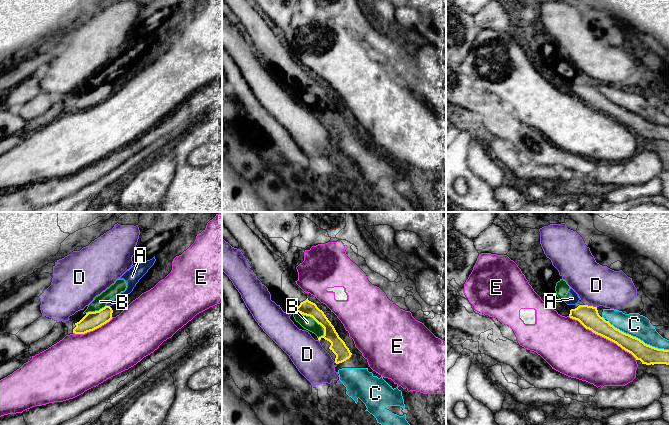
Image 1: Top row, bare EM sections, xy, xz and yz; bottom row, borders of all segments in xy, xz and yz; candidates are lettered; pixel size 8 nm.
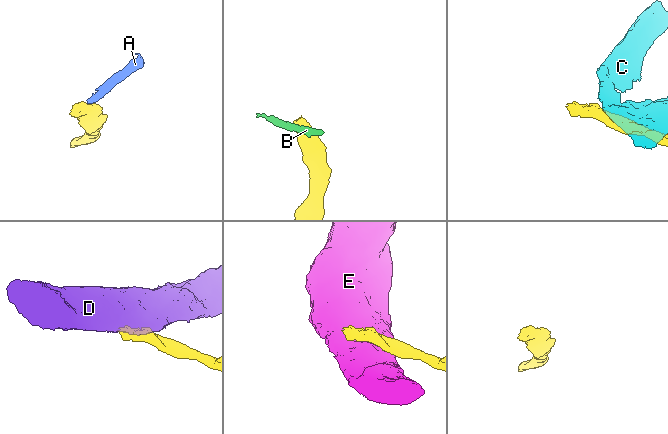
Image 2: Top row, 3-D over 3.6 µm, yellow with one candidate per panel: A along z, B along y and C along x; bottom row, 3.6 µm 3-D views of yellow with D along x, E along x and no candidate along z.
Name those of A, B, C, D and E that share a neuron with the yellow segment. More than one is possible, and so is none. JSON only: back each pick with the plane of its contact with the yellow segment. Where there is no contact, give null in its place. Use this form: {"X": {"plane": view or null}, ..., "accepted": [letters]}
{"accepted": []}

